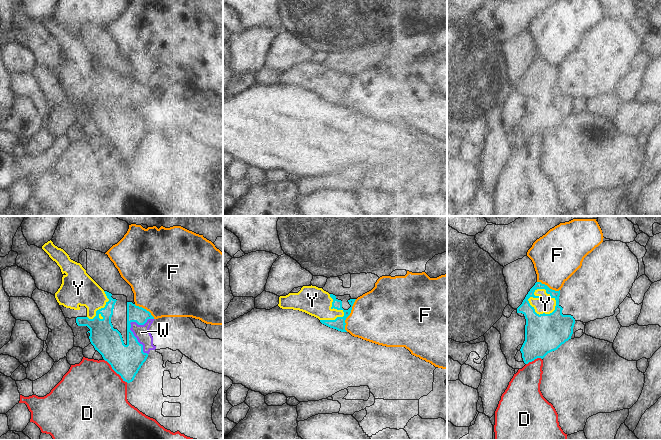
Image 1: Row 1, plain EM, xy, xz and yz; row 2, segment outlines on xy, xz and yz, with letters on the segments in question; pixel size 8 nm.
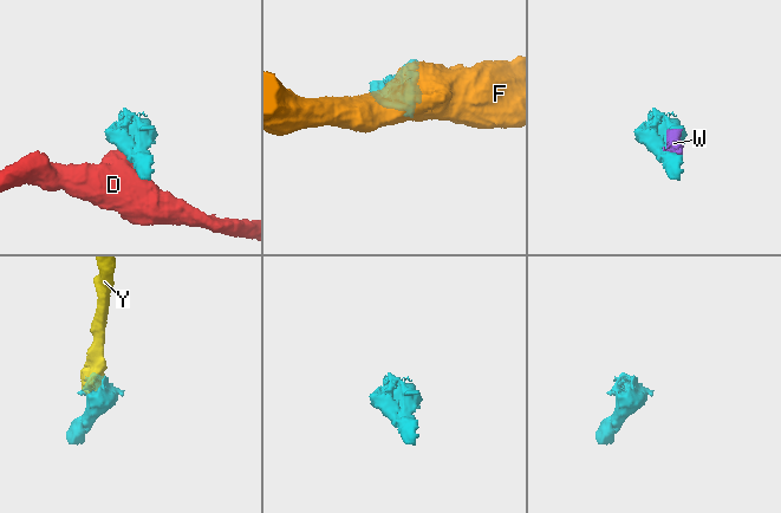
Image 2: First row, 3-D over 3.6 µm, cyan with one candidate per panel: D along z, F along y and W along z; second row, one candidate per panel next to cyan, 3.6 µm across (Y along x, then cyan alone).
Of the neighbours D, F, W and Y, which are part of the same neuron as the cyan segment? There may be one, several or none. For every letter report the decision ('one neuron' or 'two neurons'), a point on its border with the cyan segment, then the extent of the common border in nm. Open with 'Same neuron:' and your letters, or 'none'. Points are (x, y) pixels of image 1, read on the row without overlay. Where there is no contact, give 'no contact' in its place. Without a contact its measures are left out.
Same neuron: Y
D: two neurons; contact xy (115, 147); length 260 nm
F: two neurons; contact xz (349, 90); length 280 nm
W: two neurons; contact xy (136, 114); length 300 nm
Y: one neuron; contact yz (538, 90); length 240 nm

